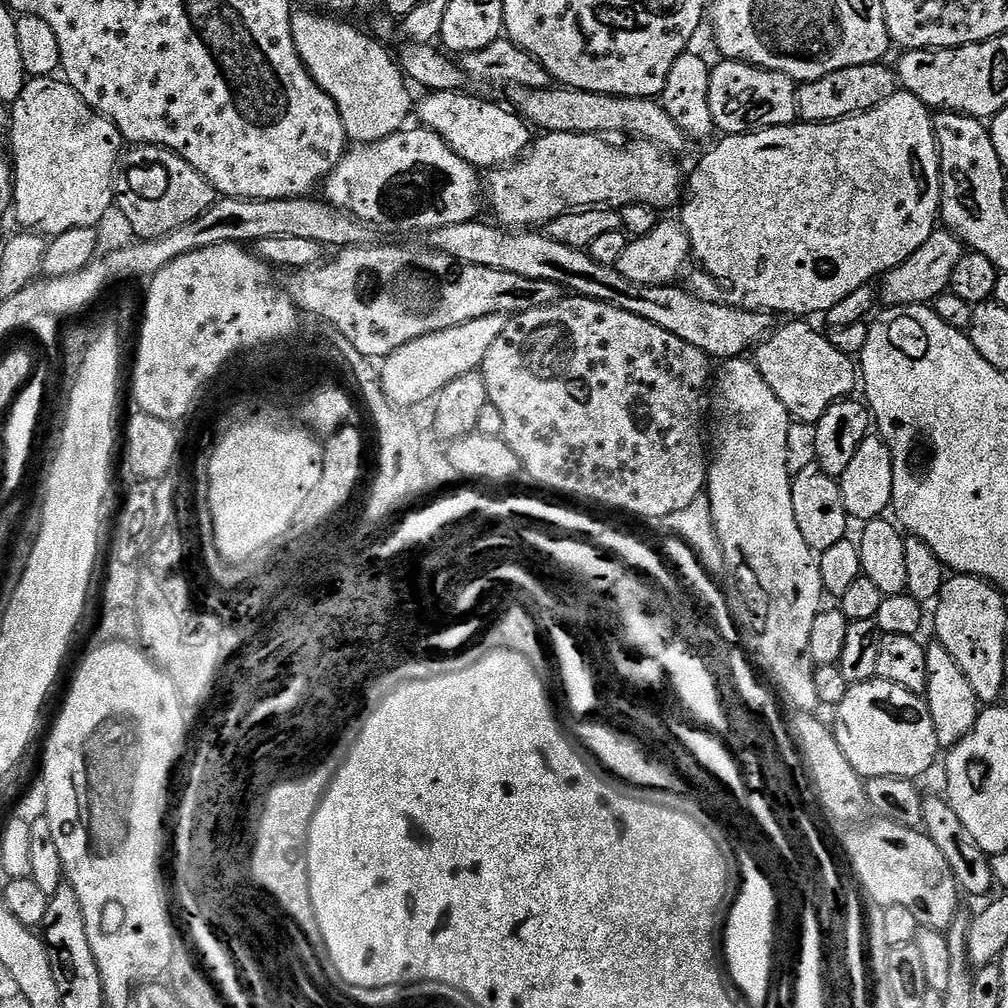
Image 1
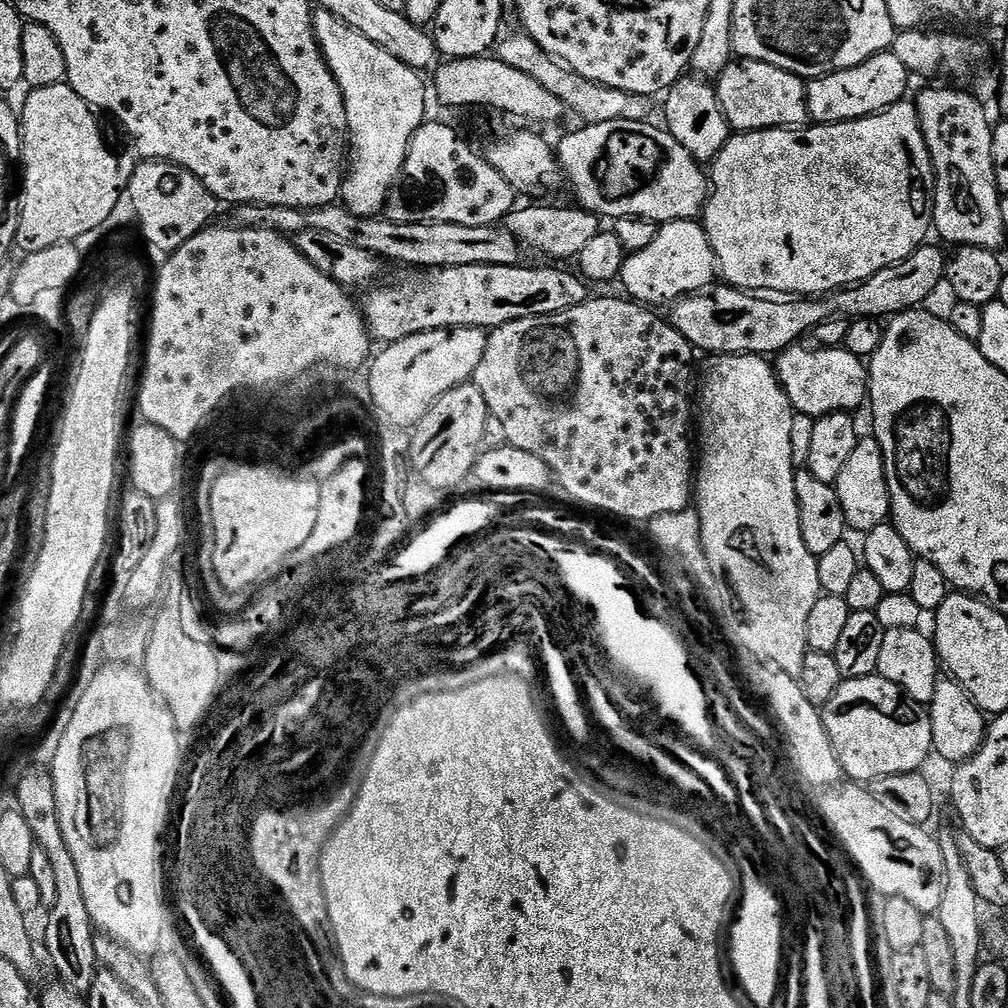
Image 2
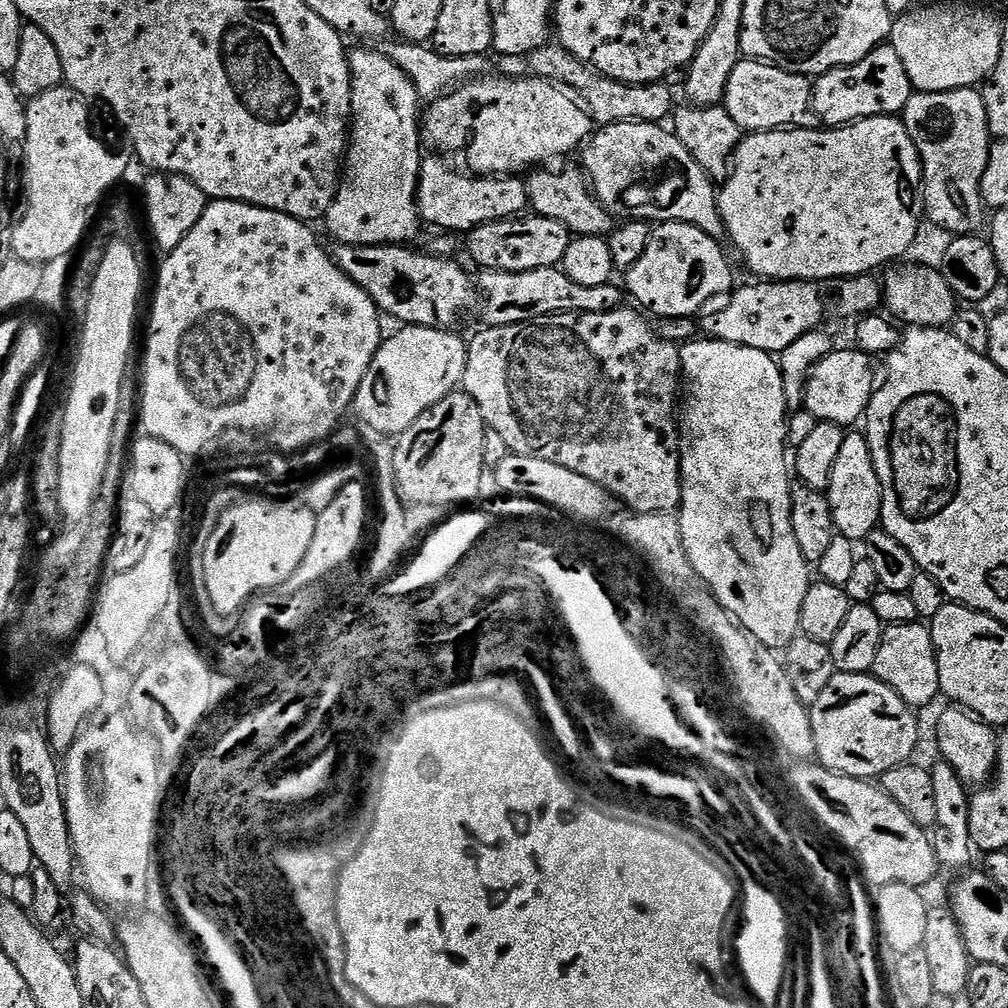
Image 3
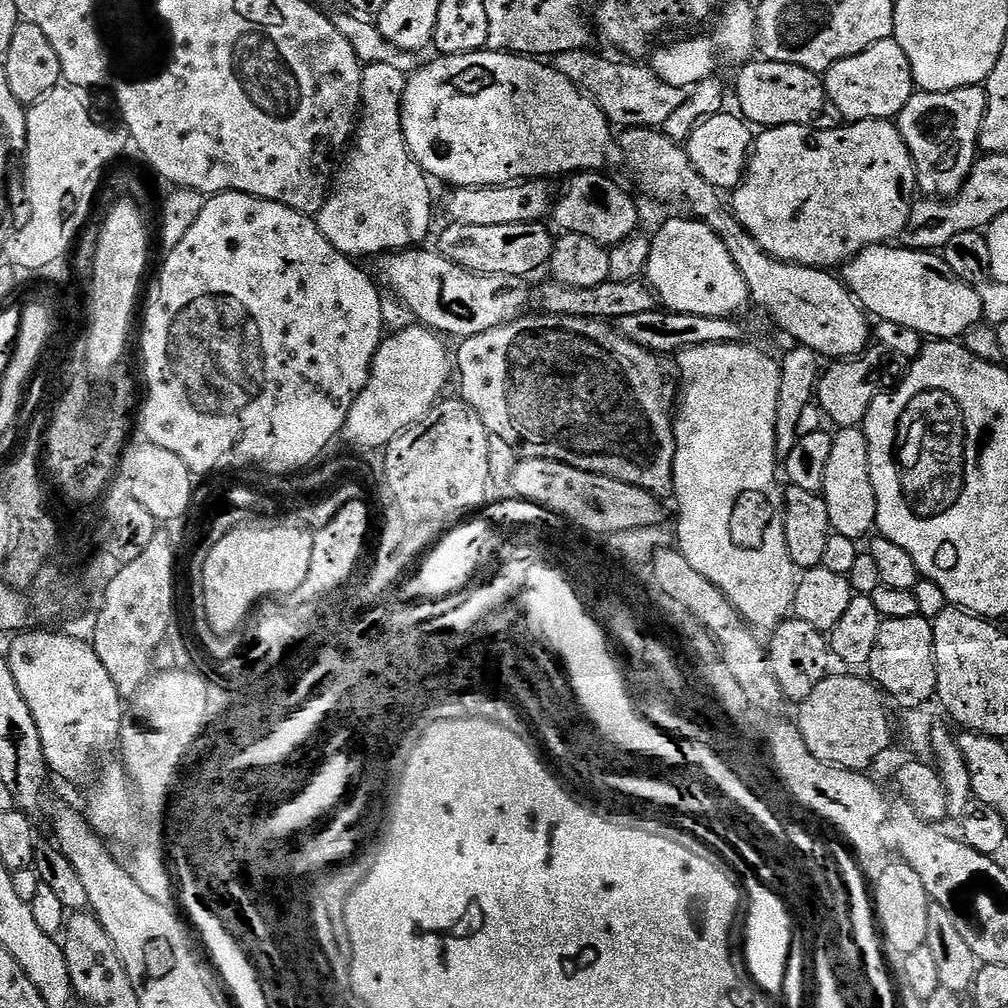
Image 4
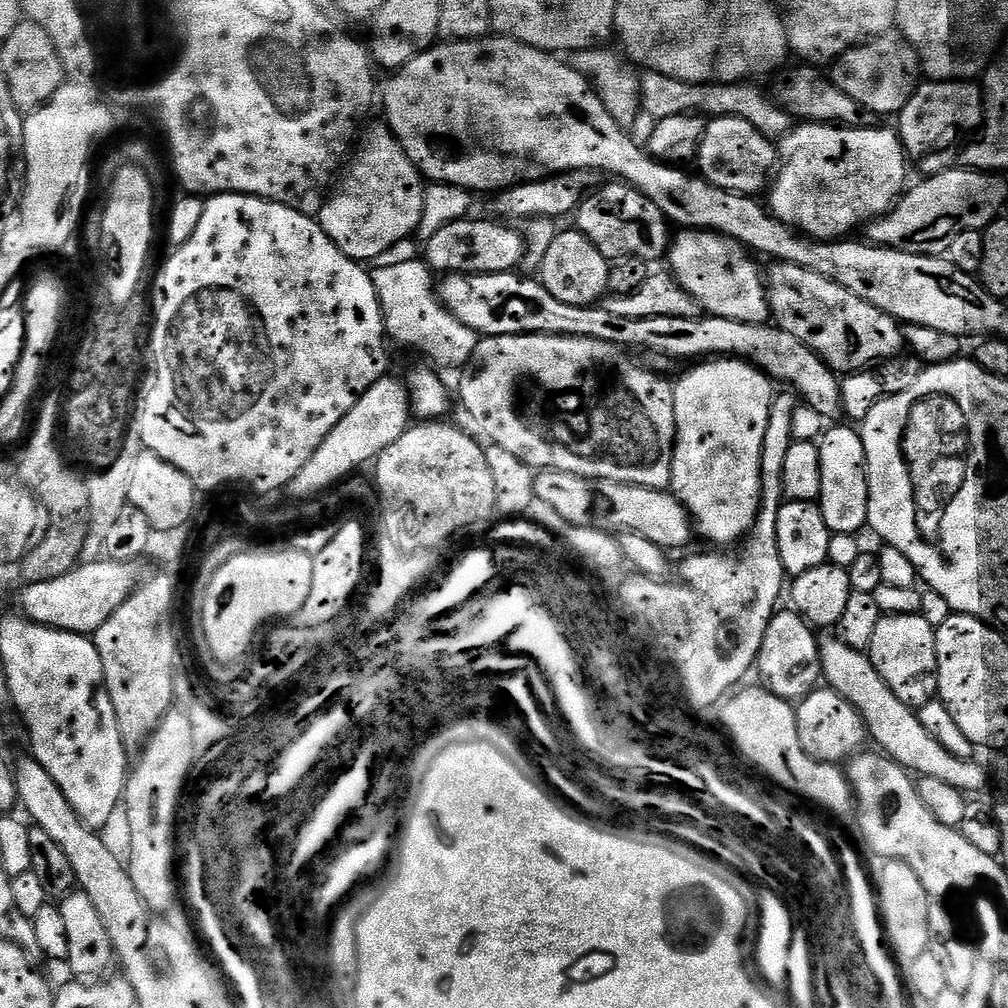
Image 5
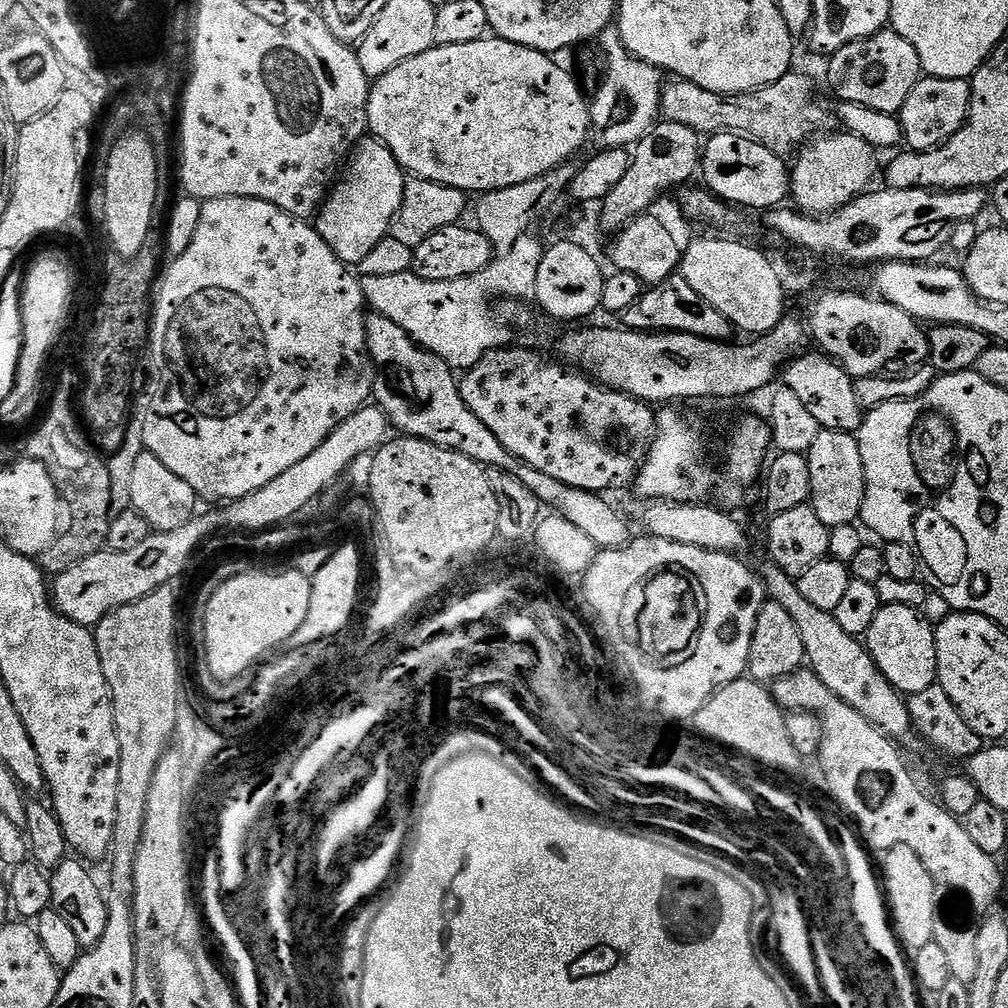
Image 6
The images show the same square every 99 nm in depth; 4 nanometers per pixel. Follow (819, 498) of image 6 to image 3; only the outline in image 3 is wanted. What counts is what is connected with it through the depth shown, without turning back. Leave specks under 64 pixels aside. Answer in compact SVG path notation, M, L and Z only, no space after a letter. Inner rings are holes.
M849 431L845 435L838 462L834 462L834 470L830 474L830 486L826 495L839 535L853 542L863 542L868 535L877 531L882 510L882 486L874 470L867 435L863 431Z

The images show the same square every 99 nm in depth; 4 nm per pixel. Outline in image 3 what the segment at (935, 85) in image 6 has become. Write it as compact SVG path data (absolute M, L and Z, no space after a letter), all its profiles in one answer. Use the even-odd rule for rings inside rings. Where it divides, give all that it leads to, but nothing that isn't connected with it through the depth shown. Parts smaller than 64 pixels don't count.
M976 88L949 92L913 91L902 119L924 167L925 217L953 237L979 233L986 224L982 176L986 174L986 162L994 143L994 137L988 131L983 95Z

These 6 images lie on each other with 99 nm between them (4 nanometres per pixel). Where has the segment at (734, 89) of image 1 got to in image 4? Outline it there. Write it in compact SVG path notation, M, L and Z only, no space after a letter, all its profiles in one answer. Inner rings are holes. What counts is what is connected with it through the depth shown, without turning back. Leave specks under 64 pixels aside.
M763 58L757 61L757 64L745 63L741 67L745 68L736 80L736 100L740 103L738 112L749 125L760 124L761 129L791 124L817 130L829 127L830 105L821 73L811 72L802 66L786 62L774 62Z

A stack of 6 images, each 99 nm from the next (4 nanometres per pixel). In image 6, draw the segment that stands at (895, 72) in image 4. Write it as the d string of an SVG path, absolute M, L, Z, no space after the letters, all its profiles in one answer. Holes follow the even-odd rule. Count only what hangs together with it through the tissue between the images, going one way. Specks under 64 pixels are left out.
M891 30L876 32L864 40L846 45L835 52L827 64L828 80L833 90L841 96L841 101L870 106L870 110L891 116L900 113L906 98L910 98L910 90L914 90L922 78L918 50L914 50L906 38Z

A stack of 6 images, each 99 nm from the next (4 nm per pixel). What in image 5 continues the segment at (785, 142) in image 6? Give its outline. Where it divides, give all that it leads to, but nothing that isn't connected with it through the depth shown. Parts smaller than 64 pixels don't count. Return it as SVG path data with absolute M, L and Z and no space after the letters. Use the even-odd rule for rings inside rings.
M651 70L643 73L638 91L645 113L652 115L653 121L665 120L671 116L699 114L704 118L718 116L737 116L750 122L763 136L780 138L789 131L790 117L783 108L772 104L756 88L747 88L744 82L705 82L690 84L686 80L675 80L673 76L664 76ZM789 123L789 124L788 124Z

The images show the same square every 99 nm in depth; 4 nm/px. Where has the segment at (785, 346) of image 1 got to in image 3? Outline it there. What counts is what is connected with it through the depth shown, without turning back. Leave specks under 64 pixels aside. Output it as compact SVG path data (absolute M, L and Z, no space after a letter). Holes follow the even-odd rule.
M832 351L826 358L822 358L822 362L810 374L804 395L804 408L810 414L814 414L817 422L852 426L848 424L865 419L878 387L878 376L876 380L878 360L868 352L851 351Z

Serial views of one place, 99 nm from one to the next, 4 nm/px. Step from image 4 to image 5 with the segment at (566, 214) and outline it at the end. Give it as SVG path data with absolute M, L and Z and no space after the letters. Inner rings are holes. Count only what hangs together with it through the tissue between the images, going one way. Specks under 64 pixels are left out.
M623 182L608 183L612 184L606 185L605 188L597 187L580 203L580 207L574 213L575 227L590 242L594 242L594 246L598 246L598 250L610 262L630 259L655 262L659 256L661 259L670 247L670 224L665 220L662 210L658 210L658 206L654 206L654 202L650 202L650 198L643 196L637 188L629 188Z

